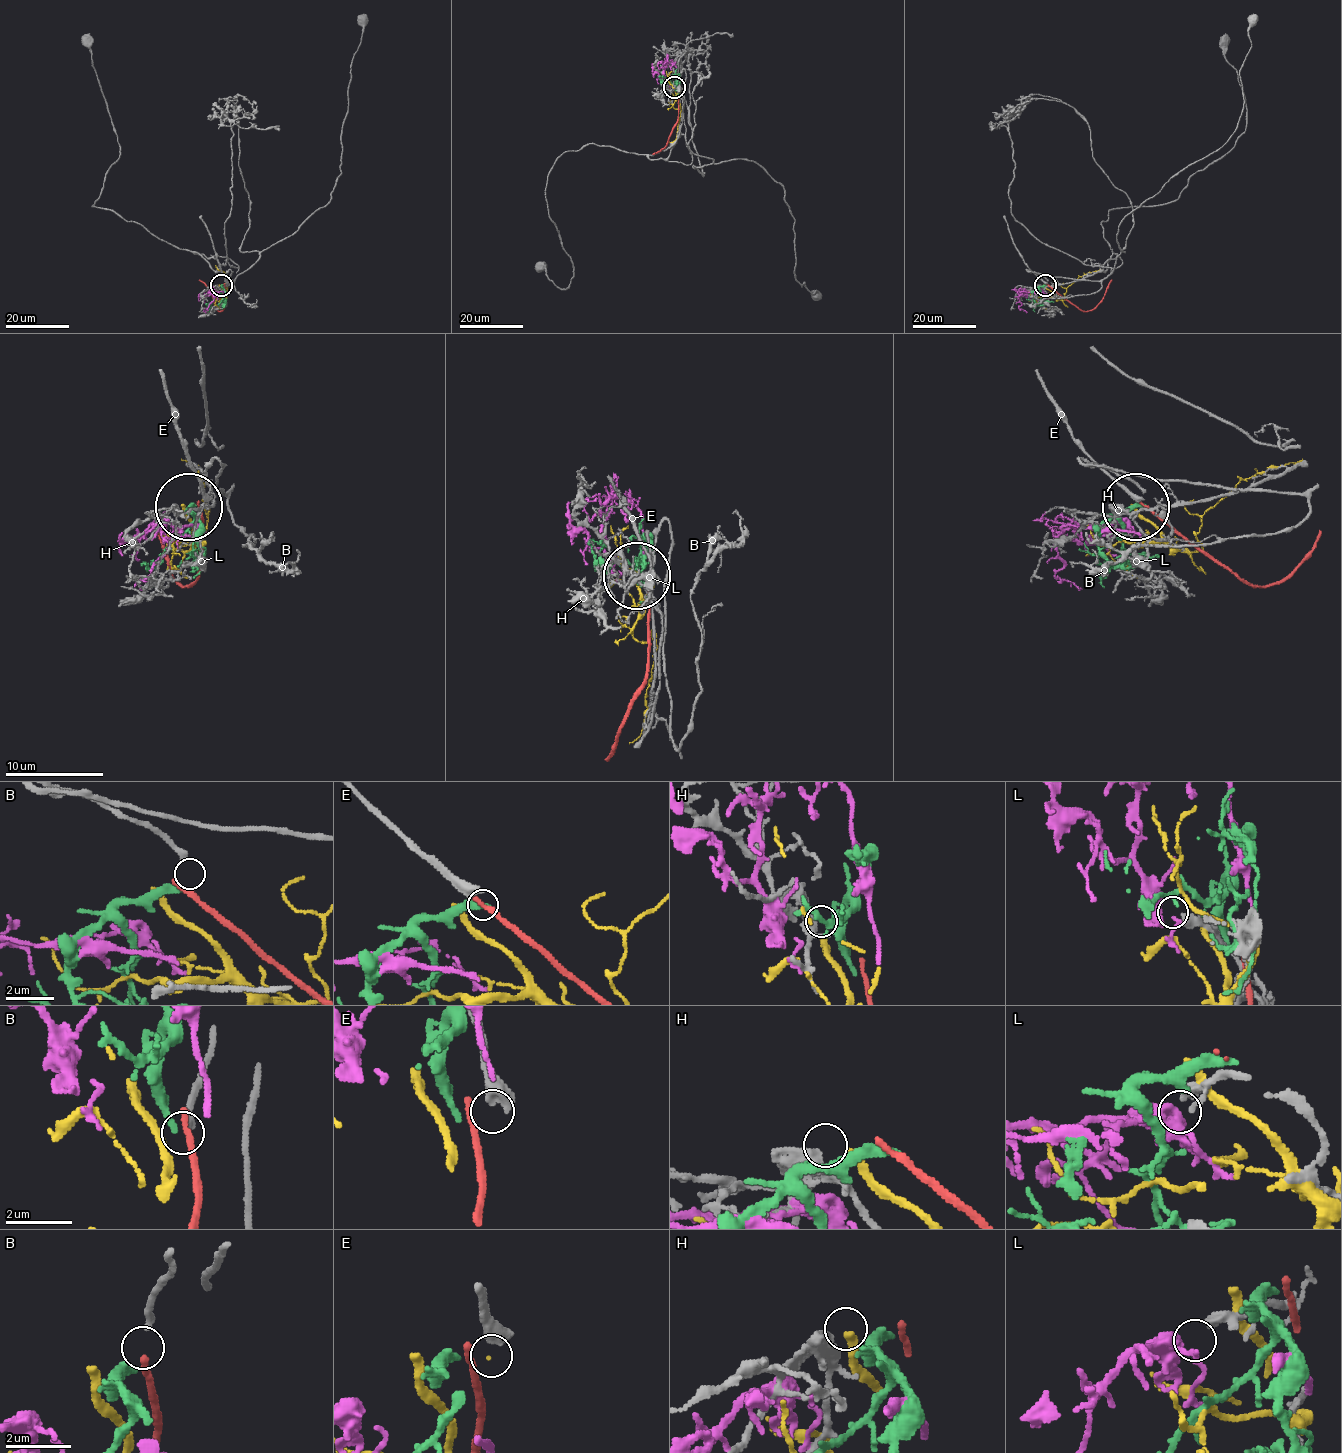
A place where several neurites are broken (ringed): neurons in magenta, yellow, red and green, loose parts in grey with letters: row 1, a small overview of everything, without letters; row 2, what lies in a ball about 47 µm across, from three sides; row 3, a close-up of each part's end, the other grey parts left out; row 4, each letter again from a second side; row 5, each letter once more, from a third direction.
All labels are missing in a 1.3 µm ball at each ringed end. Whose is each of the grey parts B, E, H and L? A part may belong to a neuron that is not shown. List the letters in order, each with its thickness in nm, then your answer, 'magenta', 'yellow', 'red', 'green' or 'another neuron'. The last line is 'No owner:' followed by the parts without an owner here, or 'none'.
B: 220 nm | green
E: 500 nm | another neuron
H: 440 nm | another neuron
L: 380 nm | magenta
No owner: E, H

